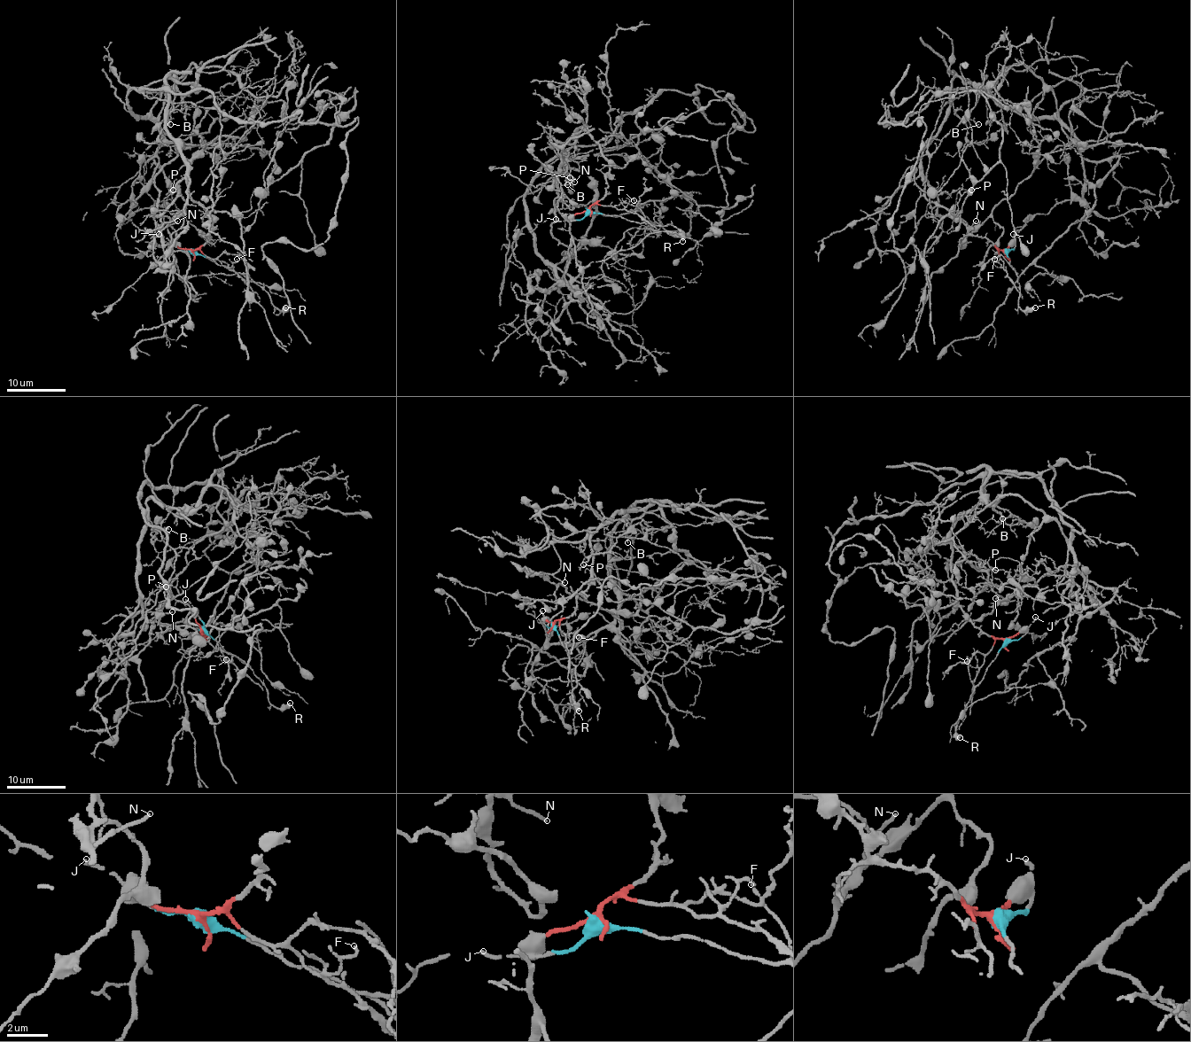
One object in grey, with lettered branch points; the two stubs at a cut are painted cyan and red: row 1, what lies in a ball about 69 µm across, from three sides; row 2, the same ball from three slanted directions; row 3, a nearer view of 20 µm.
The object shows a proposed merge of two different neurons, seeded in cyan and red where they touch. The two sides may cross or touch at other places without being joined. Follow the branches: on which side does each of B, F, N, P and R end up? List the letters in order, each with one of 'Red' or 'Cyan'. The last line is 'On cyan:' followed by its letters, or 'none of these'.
B: Red
F: Red
N: Red
P: Red
R: Cyan
On cyan: R

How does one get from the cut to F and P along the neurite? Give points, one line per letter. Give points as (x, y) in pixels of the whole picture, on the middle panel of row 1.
F: (587, 210), (596, 204), (616, 208), (623, 207), (631, 198), (634, 199)
P: (587, 210), (605, 192), (609, 160), (585, 130), (575, 135), (573, 151), (567, 157), (571, 178)

